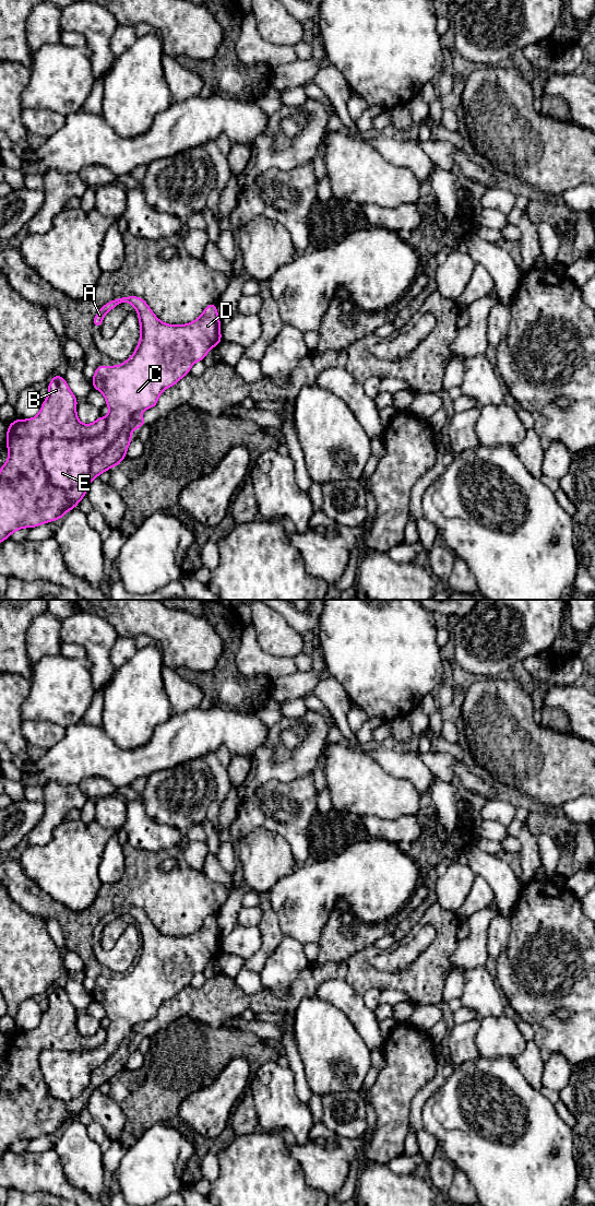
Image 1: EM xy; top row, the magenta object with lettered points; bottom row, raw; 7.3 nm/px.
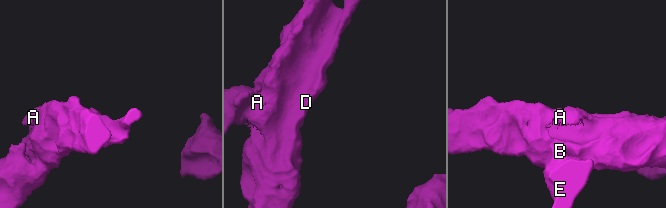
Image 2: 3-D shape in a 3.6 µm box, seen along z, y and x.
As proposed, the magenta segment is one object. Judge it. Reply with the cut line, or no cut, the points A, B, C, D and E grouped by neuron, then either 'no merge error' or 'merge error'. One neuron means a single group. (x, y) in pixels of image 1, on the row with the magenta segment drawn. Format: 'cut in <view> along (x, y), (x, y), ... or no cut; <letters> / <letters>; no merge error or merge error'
cut in xy along (132, 417), (78, 484), (59, 488), (48, 482); A C D E / B; merge error

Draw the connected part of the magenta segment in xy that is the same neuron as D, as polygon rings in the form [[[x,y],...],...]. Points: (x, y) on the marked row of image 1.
[[[121,296],[106,303],[94,316],[93,327],[102,328],[104,317],[121,303],[130,303],[138,312],[141,336],[138,346],[124,363],[116,366],[99,365],[91,382],[106,399],[109,414],[105,431],[96,437],[83,439],[47,438],[39,442],[39,457],[48,481],[56,487],[70,489],[85,480],[91,462],[99,456],[126,428],[133,415],[140,411],[156,407],[160,393],[188,375],[195,362],[204,360],[209,351],[222,341],[219,317],[216,304],[209,304],[194,321],[174,326],[162,322],[146,302],[139,296]]]

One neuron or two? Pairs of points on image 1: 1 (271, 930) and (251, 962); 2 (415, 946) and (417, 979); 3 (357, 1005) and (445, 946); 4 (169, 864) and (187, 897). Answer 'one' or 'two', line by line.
1: one
2: two
3: two
4: two

